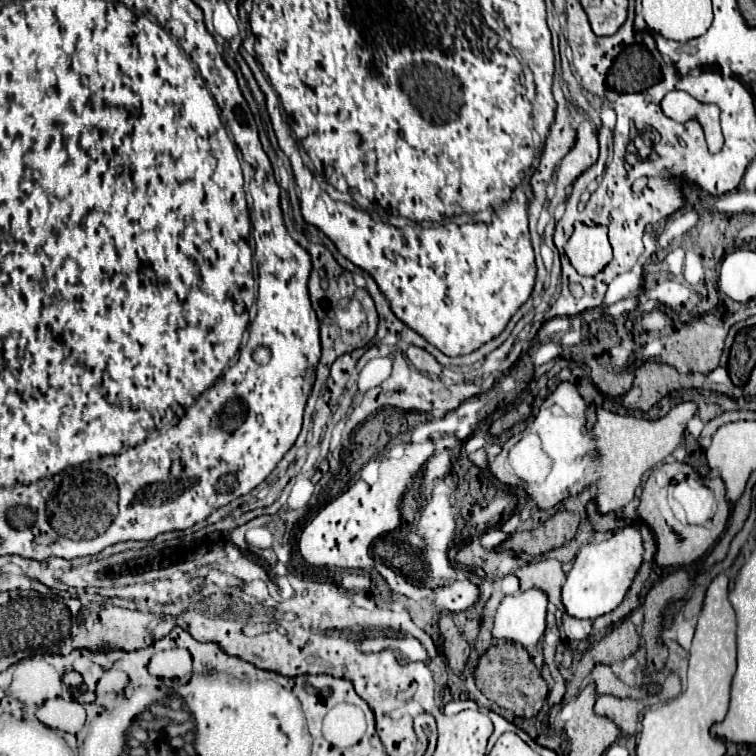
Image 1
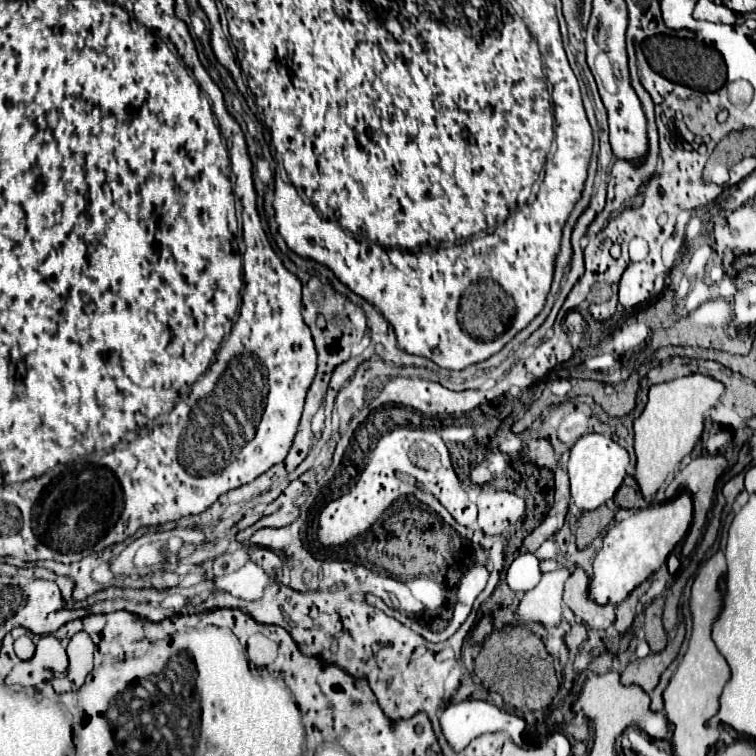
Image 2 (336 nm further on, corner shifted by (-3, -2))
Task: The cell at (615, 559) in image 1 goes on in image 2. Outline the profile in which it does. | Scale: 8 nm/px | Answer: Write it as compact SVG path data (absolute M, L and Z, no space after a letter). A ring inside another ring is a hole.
M682 491L679 497L649 505L645 509L635 511L625 521L611 527L603 539L603 547L593 561L593 577L591 577L591 599L605 605L619 605L629 597L629 593L641 585L651 573L659 571L659 567L667 561L669 553L675 545L685 537L693 519L693 503L691 495Z

